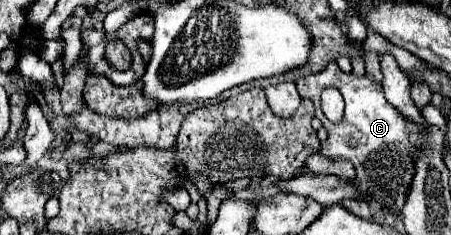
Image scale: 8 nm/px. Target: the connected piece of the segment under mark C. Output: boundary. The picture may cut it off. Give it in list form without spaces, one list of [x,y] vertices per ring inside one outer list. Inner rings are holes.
[[[327,63],[323,71],[297,79],[297,91],[301,97],[307,97],[315,103],[317,117],[327,129],[327,139],[321,143],[321,155],[329,159],[351,161],[357,171],[355,185],[359,189],[359,199],[385,213],[399,215],[413,183],[415,151],[421,147],[419,143],[427,131],[419,127],[419,123],[405,119],[405,115],[387,103],[381,83],[375,83],[365,75],[357,77],[353,73],[343,73],[335,63]],[[327,87],[337,87],[345,99],[345,115],[339,123],[331,123],[319,107],[319,95]]]

